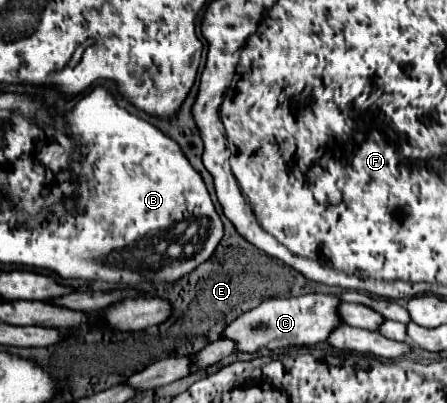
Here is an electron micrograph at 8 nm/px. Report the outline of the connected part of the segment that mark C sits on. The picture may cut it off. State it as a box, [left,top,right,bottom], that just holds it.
[220,295,340,353]

